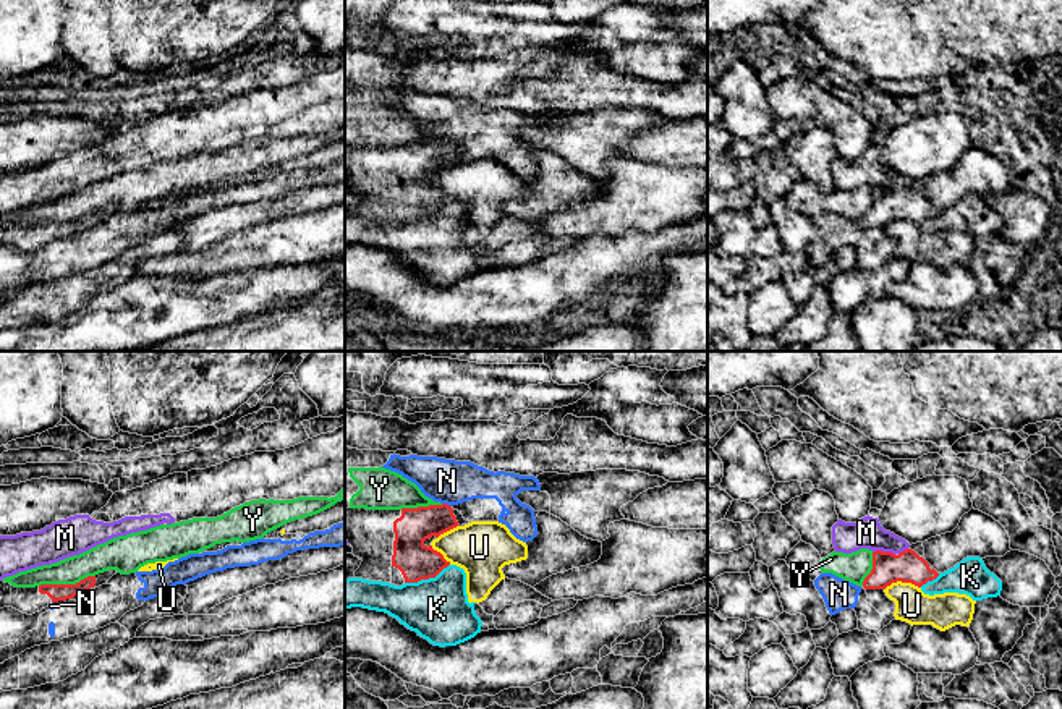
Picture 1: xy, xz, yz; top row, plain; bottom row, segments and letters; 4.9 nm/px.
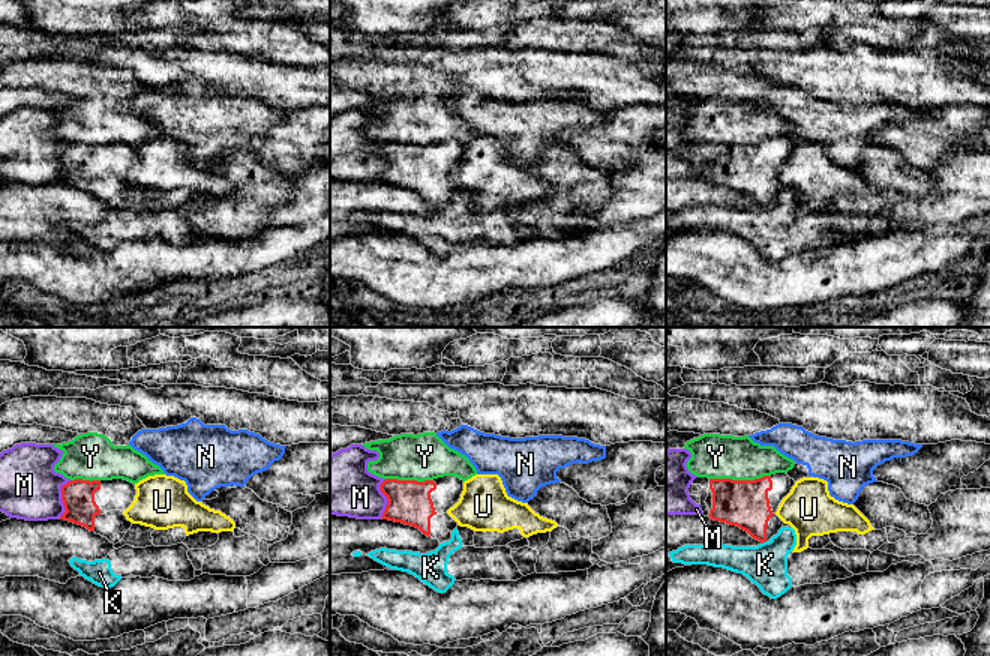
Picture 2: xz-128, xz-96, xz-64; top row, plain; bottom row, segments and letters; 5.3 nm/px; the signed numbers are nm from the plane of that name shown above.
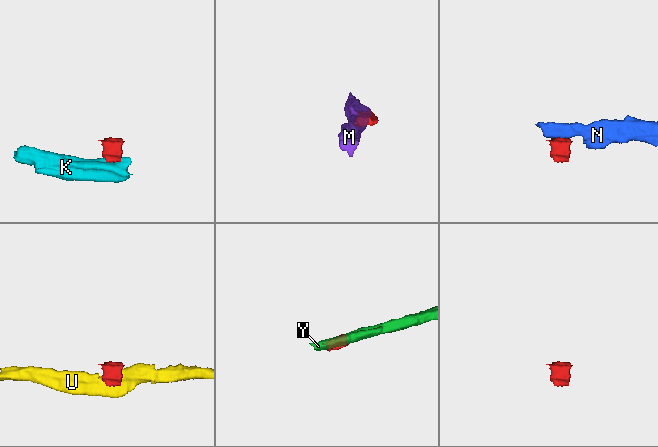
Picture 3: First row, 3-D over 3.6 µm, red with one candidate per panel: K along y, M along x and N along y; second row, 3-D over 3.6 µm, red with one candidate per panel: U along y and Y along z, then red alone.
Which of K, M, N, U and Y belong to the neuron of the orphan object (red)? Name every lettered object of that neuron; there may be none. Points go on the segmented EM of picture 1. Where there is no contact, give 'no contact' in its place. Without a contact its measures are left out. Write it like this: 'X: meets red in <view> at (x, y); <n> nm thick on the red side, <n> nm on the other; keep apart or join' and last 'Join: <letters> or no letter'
K: meets red in xz at (426, 578); 180 nm thick on the red side, 320 nm on the other; keep apart
M: meets red in yz at (884, 552); 160 nm thick on the red side, 160 nm on the other; keep apart
N: meets red in xz at (446, 504); 170 nm thick on the red side, 220 nm on the other; keep apart
U: meets red in yz at (902, 581); 160 nm thick on the red side, 180 nm on the other; keep apart
Y: meets red in xy at (67, 585); 80 nm thick on the red side, 140 nm on the other; keep apart
Join: no letter

